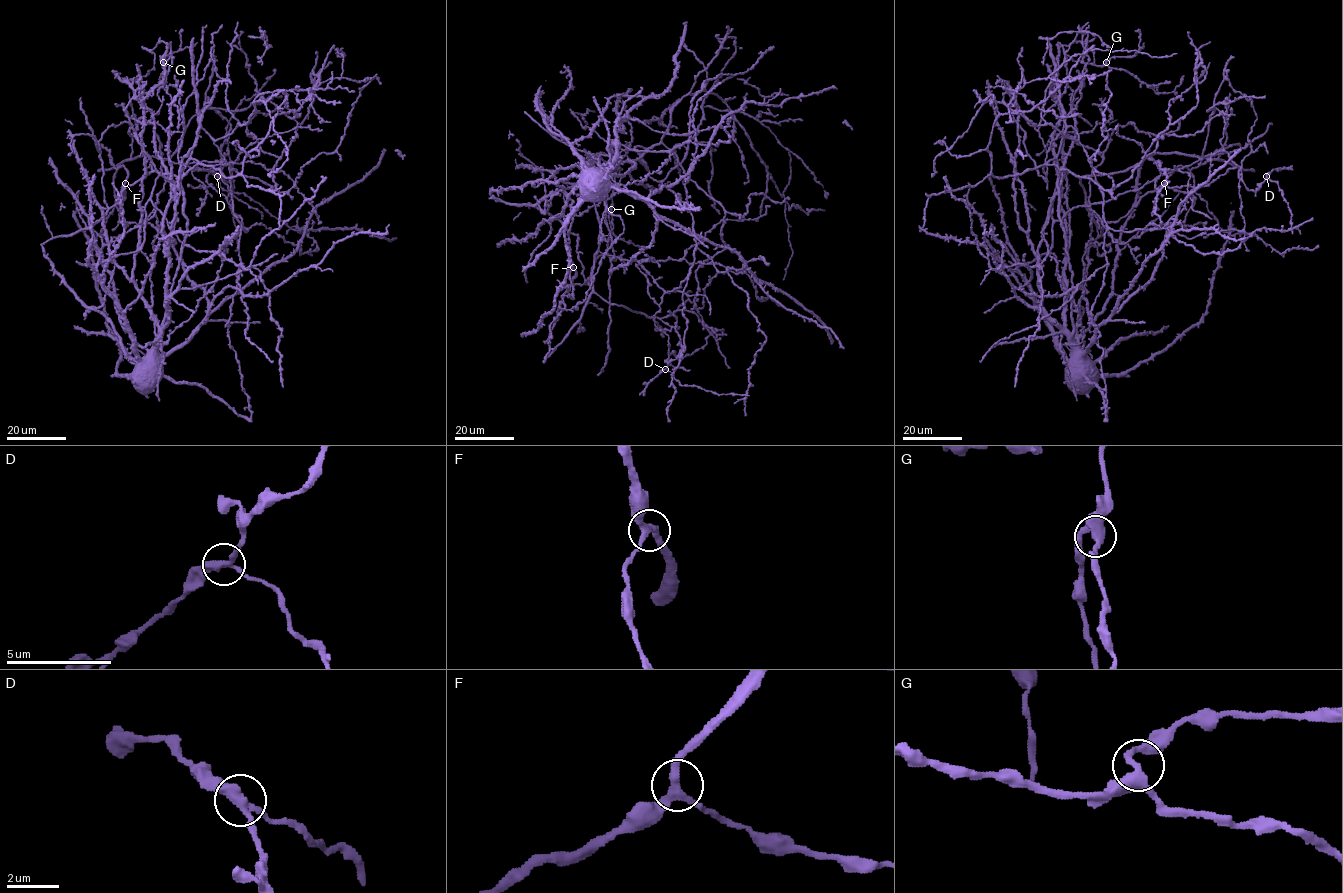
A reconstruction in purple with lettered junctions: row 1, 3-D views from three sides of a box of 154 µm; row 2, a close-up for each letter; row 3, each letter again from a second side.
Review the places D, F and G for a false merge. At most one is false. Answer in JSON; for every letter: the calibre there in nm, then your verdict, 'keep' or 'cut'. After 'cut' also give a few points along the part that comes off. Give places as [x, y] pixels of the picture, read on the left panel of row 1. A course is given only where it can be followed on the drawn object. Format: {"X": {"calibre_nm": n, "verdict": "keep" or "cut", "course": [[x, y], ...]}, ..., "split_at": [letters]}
{"D": {"calibre_nm": 280, "verdict": "cut", "course": [[217, 176], [228, 182], [234, 191], [244, 193], [301, 233]]}, "F": {"calibre_nm": 280, "verdict": "keep"}, "G": {"calibre_nm": 280, "verdict": "keep"}, "split_at": ["D"]}

